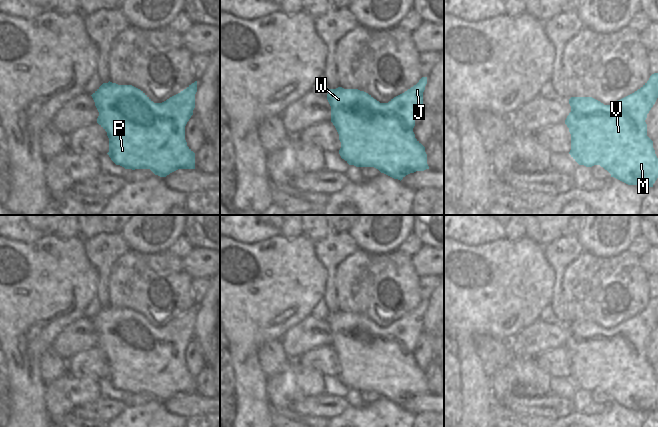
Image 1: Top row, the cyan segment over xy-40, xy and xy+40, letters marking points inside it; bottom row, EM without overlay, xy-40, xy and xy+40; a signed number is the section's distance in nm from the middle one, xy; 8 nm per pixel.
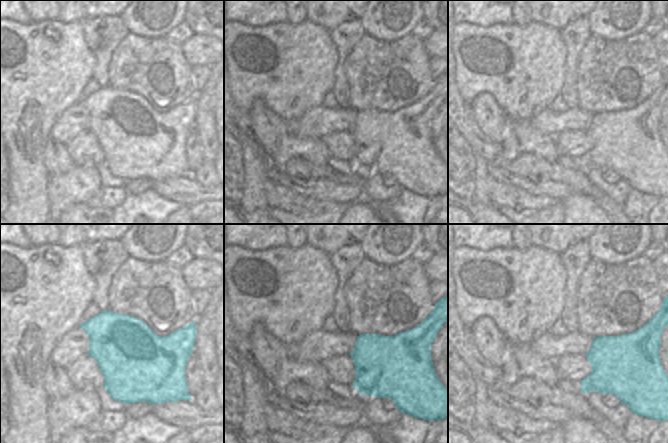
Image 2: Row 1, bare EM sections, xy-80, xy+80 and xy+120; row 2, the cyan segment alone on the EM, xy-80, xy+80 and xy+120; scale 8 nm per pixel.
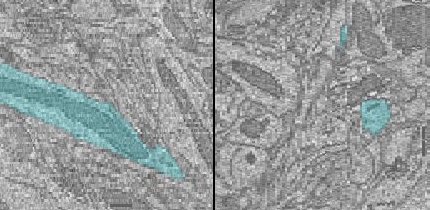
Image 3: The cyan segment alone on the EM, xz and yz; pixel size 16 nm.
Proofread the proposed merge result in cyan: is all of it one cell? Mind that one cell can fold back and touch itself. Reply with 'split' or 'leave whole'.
leave whole

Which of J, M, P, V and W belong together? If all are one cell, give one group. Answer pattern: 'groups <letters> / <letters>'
groups J M P V W

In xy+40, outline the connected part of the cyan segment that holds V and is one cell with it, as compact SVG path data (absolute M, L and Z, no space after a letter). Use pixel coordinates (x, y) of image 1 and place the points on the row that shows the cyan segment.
M658 73L634 93L604 105L592 97L571 97L571 112L565 120L571 134L569 154L586 167L600 165L614 177L628 185L653 187L658 178L658 158L653 141L647 136L647 114L658 98Z

